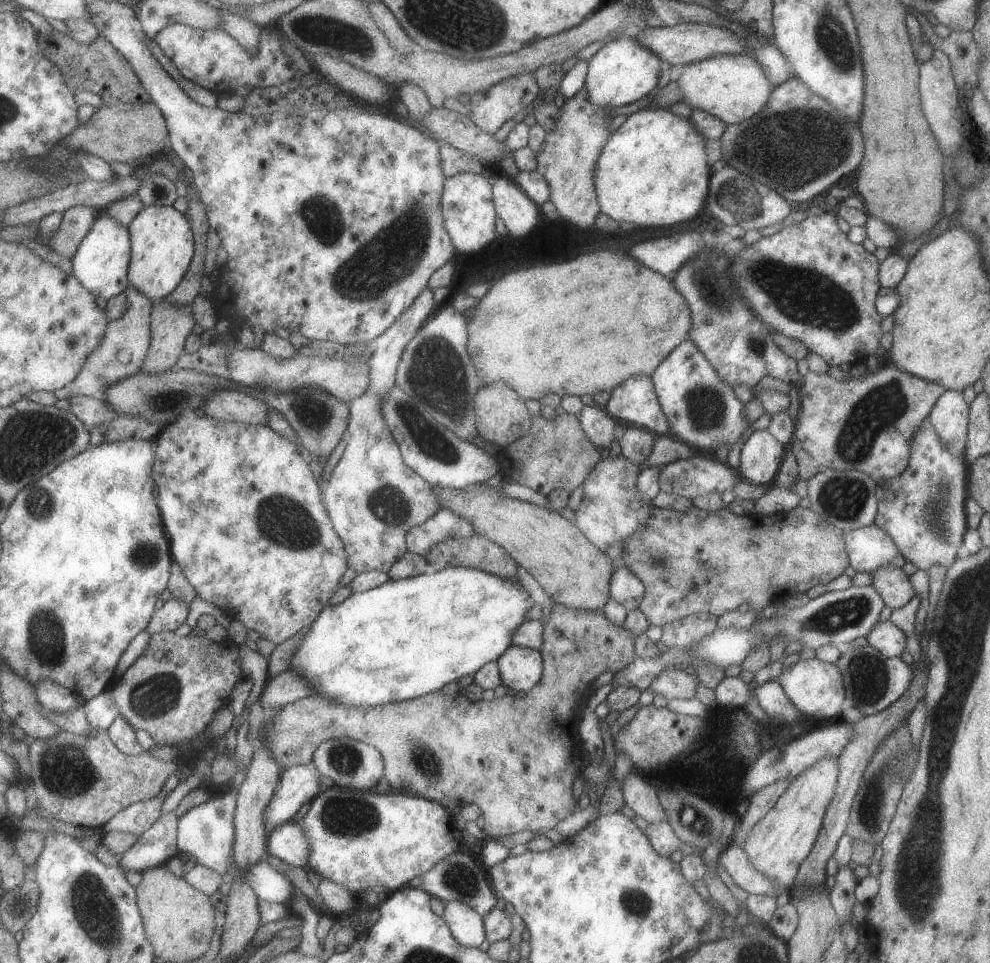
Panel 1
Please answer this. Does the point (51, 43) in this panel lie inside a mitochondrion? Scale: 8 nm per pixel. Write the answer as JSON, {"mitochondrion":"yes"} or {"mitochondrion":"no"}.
{"mitochondrion":"no"}

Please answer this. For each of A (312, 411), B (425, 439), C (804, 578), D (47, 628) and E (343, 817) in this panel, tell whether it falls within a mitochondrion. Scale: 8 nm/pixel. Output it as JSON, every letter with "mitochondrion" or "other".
{"A":"mitochondrion","B":"mitochondrion","C":"other","D":"mitochondrion","E":"mitochondrion"}

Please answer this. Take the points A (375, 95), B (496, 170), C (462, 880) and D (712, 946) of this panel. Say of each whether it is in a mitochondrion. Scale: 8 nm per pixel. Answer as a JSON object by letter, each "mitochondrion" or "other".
{"A":"mitochondrion","B":"other","C":"mitochondrion","D":"other"}

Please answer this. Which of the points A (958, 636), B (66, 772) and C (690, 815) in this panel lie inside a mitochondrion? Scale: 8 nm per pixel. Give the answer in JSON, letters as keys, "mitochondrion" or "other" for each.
{"A":"mitochondrion","B":"mitochondrion","C":"mitochondrion"}

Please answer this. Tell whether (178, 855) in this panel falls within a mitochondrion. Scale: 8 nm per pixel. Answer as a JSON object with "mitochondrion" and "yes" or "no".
{"mitochondrion":"no"}

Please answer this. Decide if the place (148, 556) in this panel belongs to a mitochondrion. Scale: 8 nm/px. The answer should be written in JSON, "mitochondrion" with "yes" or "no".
{"mitochondrion":"yes"}

